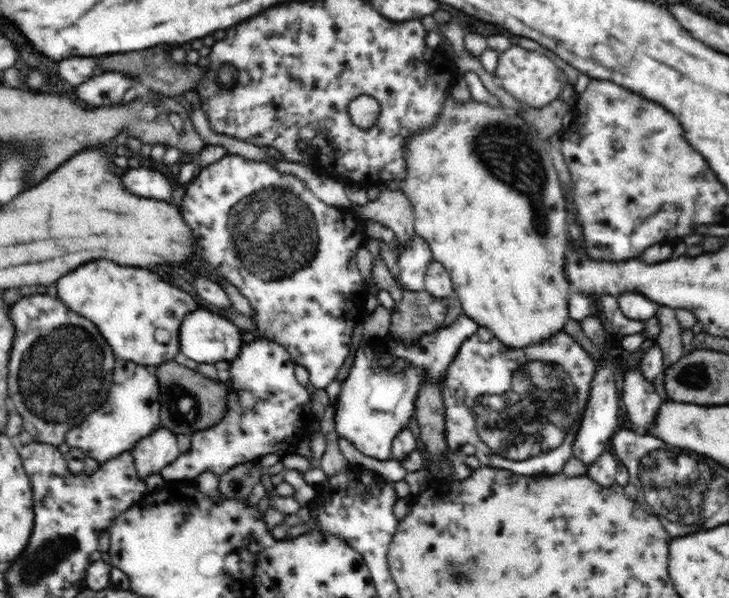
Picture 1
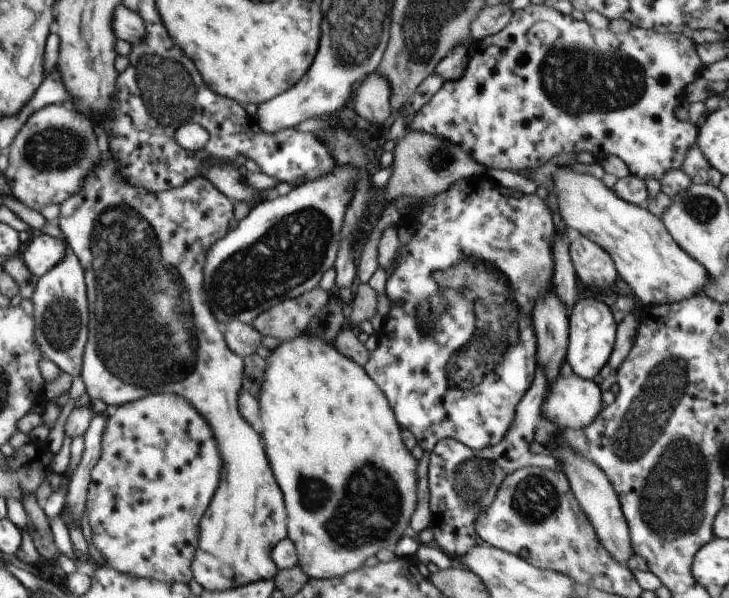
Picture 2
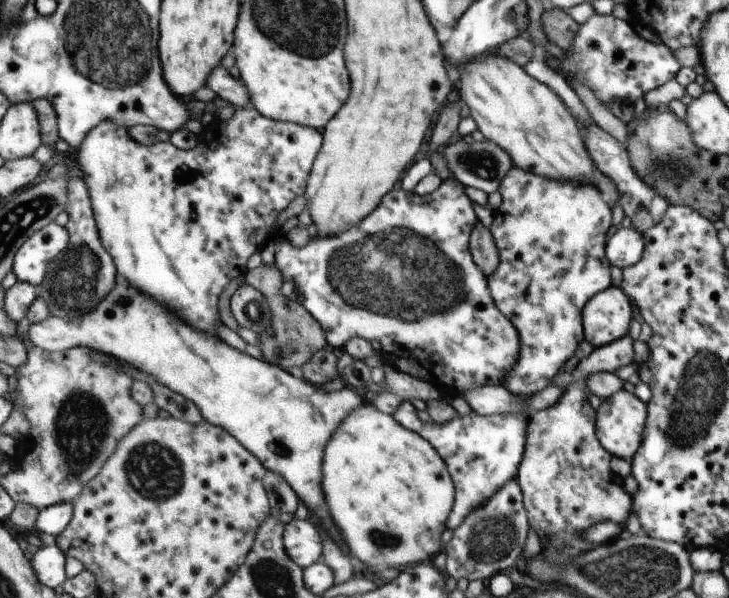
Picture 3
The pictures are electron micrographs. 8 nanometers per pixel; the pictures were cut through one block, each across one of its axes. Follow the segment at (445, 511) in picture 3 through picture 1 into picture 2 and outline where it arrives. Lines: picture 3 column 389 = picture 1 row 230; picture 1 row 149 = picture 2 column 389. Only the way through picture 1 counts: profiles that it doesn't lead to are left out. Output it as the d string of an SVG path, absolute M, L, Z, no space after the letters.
M305 332L294 338L282 342L265 359L264 382L259 396L260 420L262 422L261 439L266 456L270 462L274 478L280 486L284 496L287 518L287 537L296 546L298 565L311 578L330 579L341 577L348 572L358 570L364 562L377 554L382 548L393 549L404 536L406 526L410 524L412 514L418 504L418 463L408 450L401 436L401 427L397 423L389 400L382 389L366 374L365 368L358 366L353 360L342 356L332 343L325 343L318 336L306 336Z

